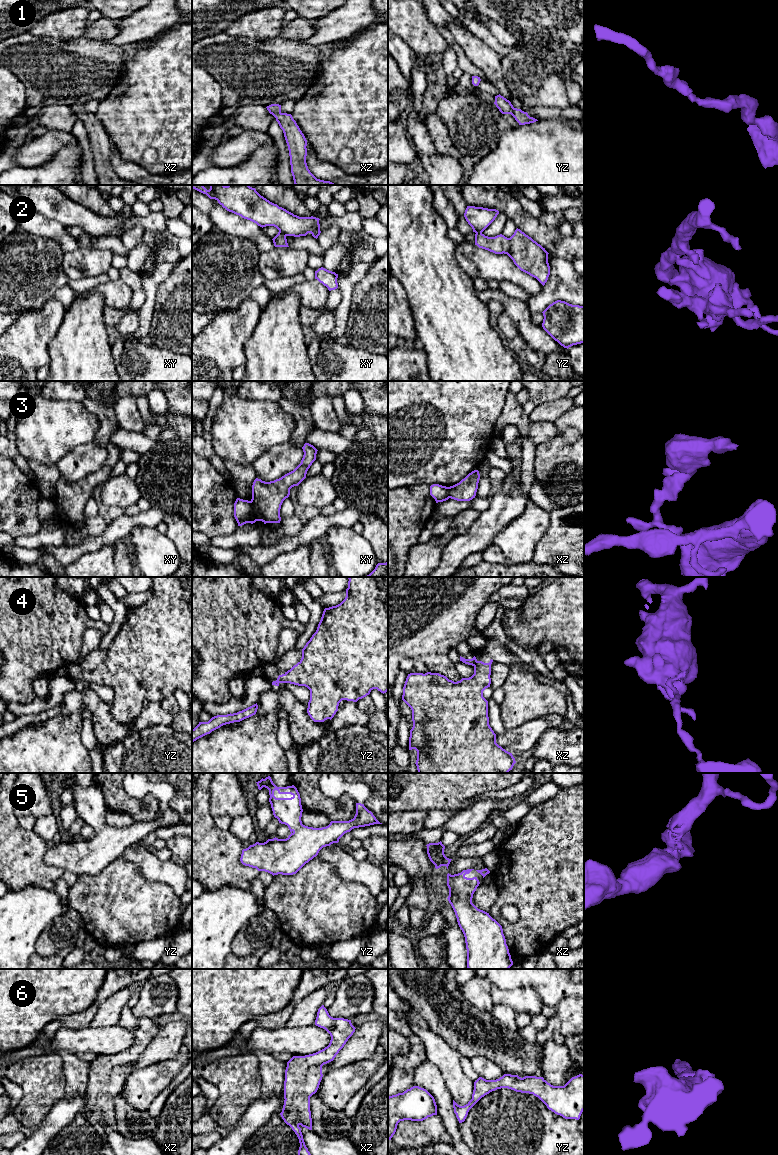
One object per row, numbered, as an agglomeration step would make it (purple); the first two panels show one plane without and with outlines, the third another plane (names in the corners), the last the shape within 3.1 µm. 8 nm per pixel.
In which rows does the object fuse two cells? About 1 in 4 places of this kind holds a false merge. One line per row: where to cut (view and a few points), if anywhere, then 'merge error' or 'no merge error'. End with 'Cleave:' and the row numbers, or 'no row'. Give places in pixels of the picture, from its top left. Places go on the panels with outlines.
1: cut none; no merge error
2: cut xy (279, 231), (285, 236); merge error
3: cut xy (250, 501), (257, 520); merge error
4: cut xz (477, 661), (473, 665); merge error
5: cut none; no merge error
6: cut none; no merge error
Cleave: 2, 3, 4

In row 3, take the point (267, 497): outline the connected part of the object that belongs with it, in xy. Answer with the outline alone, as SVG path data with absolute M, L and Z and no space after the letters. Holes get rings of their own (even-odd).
M305 443L302 447L304 455L301 463L291 472L274 481L265 482L256 478L252 485L254 514L257 521L280 523L280 509L283 501L289 497L290 489L298 486L305 478L308 469L316 460L317 449Z

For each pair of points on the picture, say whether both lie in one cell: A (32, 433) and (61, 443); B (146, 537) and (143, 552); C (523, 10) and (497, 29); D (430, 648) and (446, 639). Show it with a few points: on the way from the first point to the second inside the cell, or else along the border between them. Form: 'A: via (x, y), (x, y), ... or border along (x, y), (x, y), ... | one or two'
A: via (39, 433), (51, 433), (54, 436) | one
B: via (146, 541), (146, 548) | one
C: border along (486, 20), (494, 20), (504, 26), (517, 42) | two
D: via (434, 644), (439, 639), (442, 639) | one

